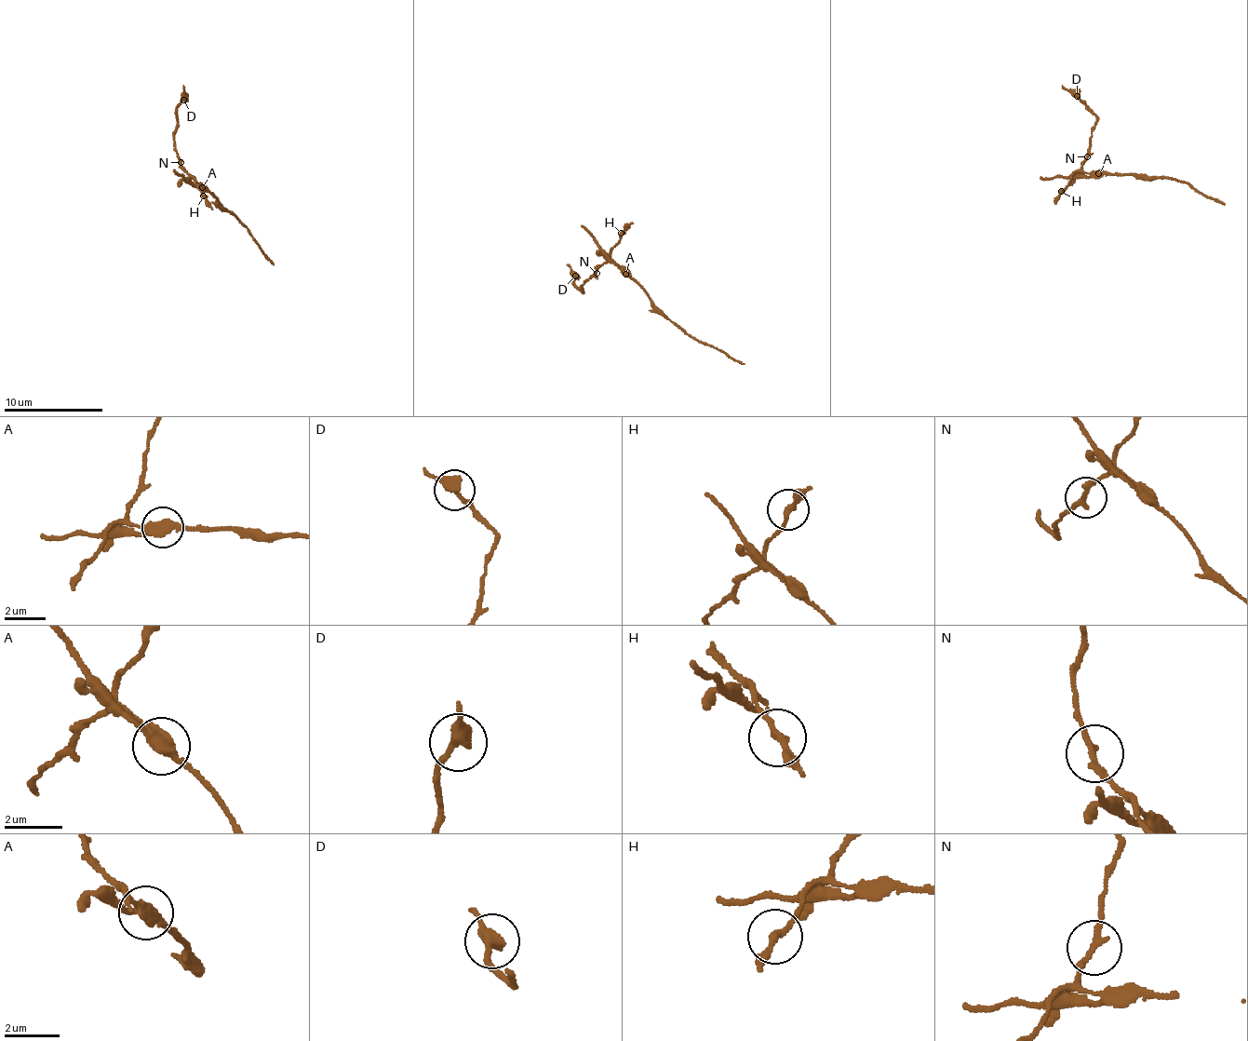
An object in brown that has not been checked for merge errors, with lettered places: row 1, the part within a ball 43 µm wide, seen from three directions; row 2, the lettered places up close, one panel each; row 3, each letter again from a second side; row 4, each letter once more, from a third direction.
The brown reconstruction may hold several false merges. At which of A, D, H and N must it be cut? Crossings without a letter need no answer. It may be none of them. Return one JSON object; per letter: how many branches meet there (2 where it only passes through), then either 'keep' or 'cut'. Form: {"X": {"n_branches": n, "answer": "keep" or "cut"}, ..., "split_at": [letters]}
{"A": {"n_branches": 2, "answer": "cut"}, "D": {"n_branches": 2, "answer": "keep"}, "H": {"n_branches": 2, "answer": "keep"}, "N": {"n_branches": 2, "answer": "keep"}, "split_at": ["A"]}

